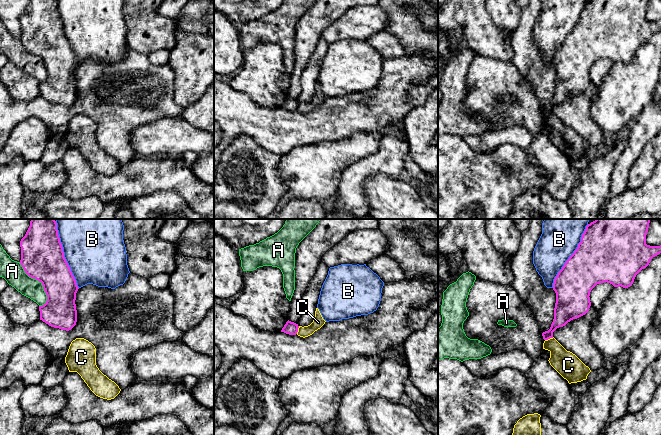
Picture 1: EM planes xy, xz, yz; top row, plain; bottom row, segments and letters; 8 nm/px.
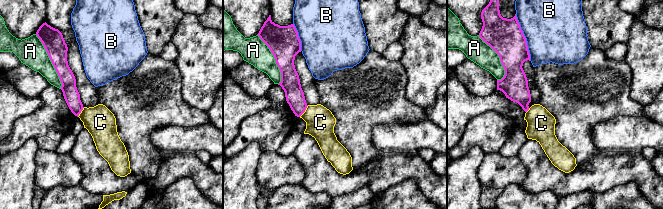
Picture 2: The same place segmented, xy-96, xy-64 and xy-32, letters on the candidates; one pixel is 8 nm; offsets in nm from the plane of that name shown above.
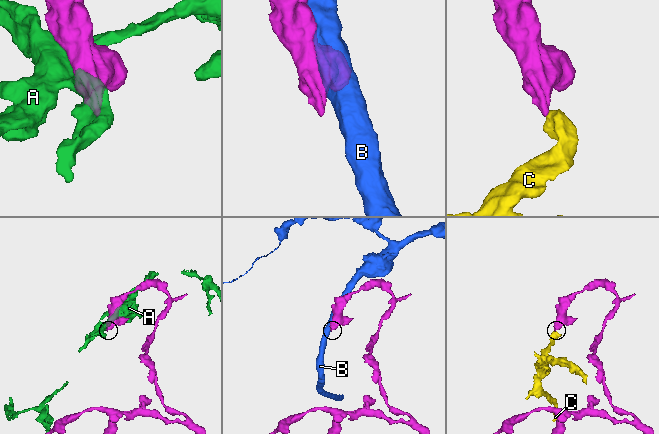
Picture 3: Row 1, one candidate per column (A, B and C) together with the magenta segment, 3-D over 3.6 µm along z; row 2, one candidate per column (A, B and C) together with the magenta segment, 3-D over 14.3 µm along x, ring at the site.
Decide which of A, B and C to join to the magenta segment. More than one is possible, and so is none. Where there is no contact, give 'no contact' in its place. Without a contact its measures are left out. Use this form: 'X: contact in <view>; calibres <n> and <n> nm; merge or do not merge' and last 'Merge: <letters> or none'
A: contact in xy; calibres 360 and 170 nm; do not merge
B: contact in xy; calibres 360 and 480 nm; do not merge
C: contact in yz; calibres 170 and 200 nm; do not merge
Merge: none

